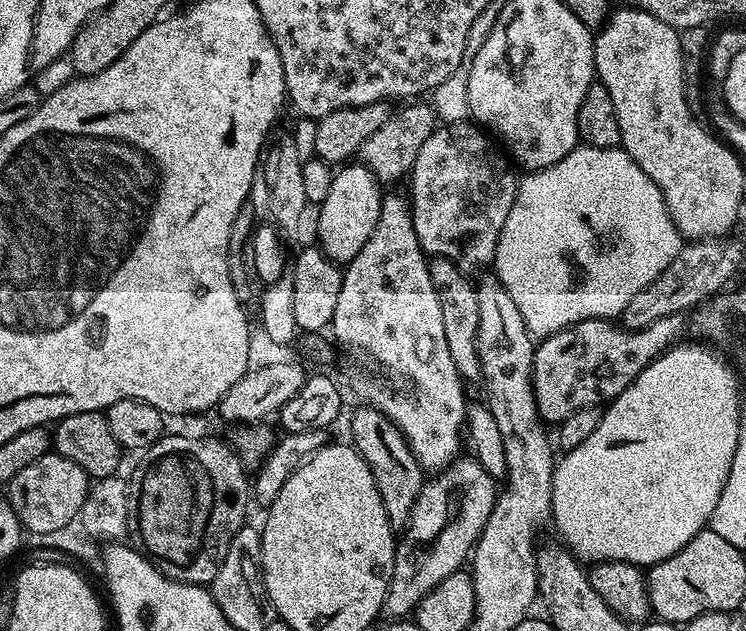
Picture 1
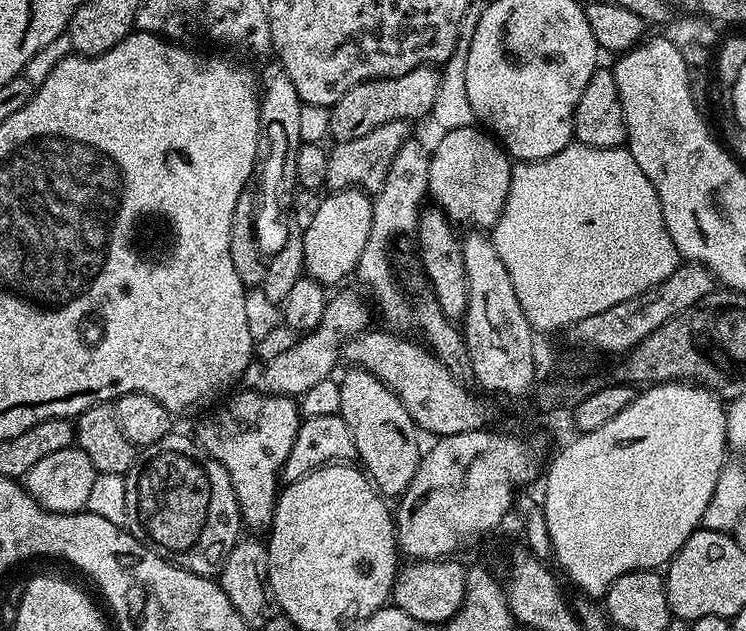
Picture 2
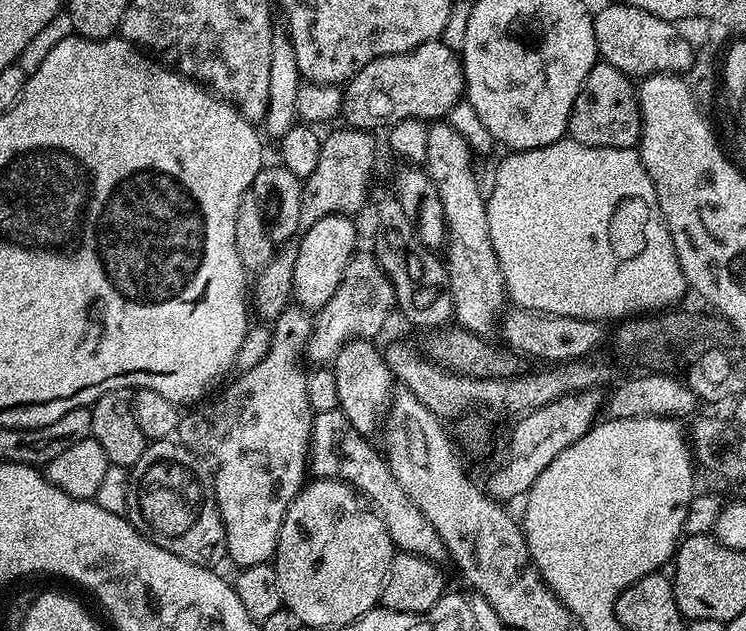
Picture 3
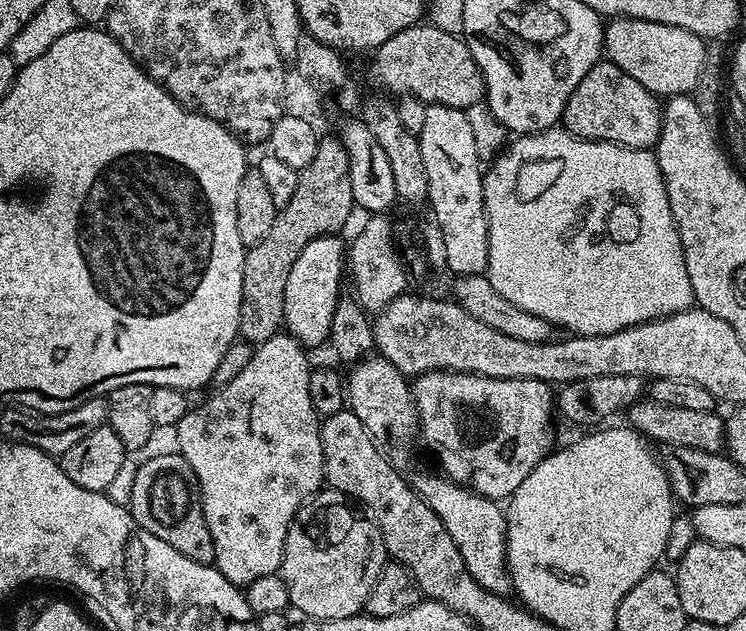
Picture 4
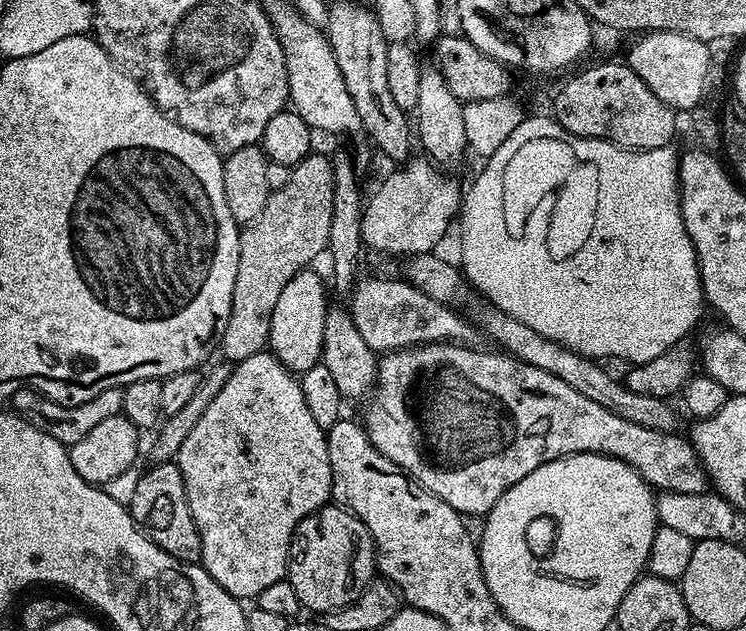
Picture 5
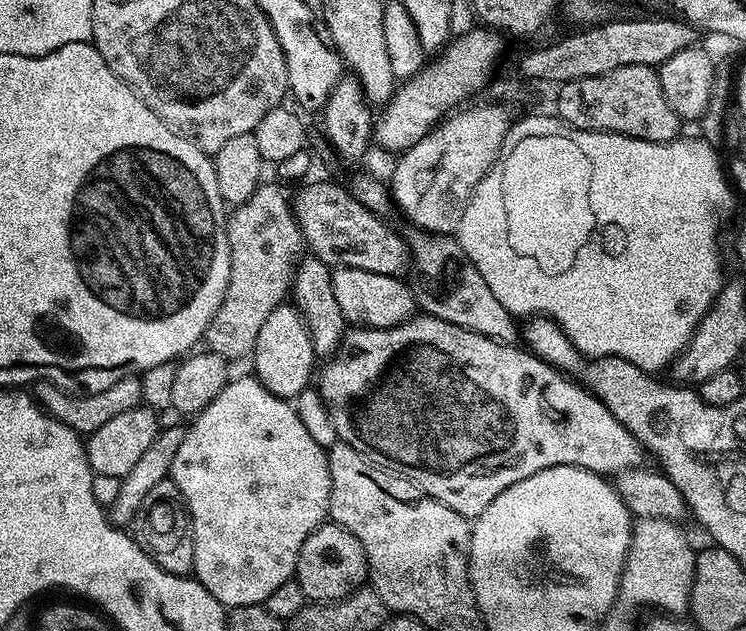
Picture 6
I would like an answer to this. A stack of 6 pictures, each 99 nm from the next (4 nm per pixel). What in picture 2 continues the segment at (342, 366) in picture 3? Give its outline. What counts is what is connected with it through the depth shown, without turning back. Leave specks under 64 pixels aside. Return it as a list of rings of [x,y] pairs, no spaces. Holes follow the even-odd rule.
[[[351,367],[339,379],[342,390],[339,415],[354,436],[356,455],[374,486],[386,498],[403,495],[417,472],[422,447],[418,444],[419,431],[401,400],[368,371]]]

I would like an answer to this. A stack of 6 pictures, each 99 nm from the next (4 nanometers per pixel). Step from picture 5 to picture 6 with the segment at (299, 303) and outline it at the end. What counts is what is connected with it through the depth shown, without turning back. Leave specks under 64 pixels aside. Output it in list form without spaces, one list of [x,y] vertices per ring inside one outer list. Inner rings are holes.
[[[277,306],[270,309],[266,318],[258,322],[258,330],[254,330],[254,338],[250,338],[248,343],[248,374],[271,399],[277,402],[295,400],[296,395],[305,391],[310,384],[314,348],[308,343],[310,337],[291,307]]]

